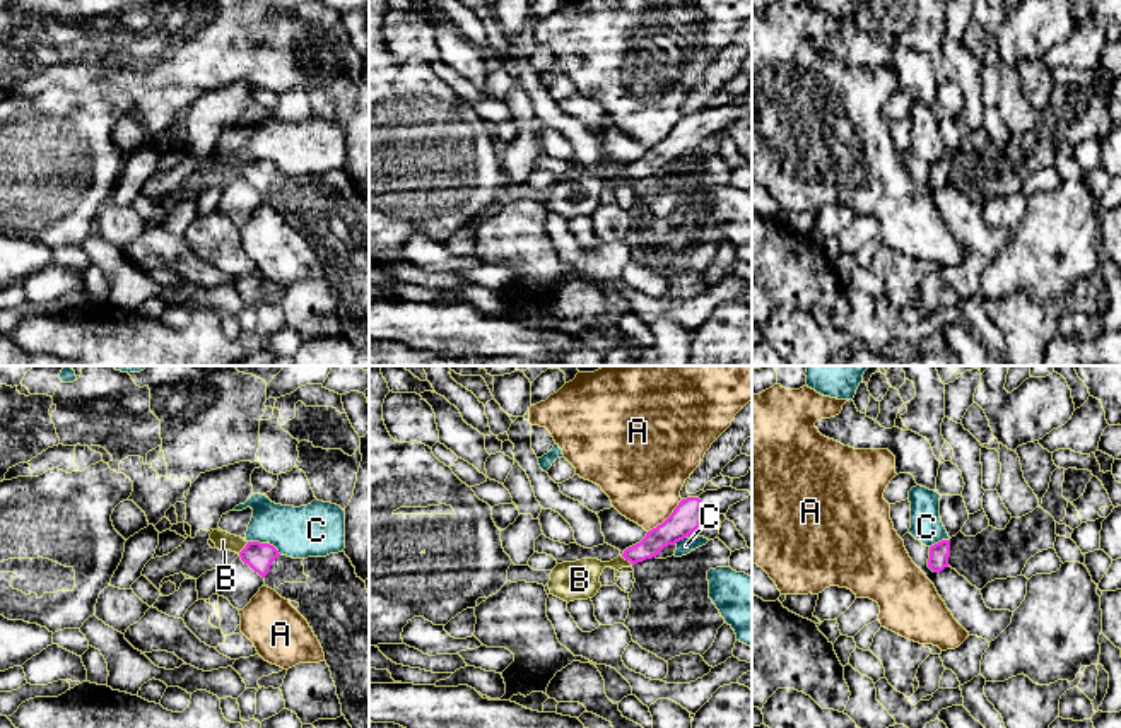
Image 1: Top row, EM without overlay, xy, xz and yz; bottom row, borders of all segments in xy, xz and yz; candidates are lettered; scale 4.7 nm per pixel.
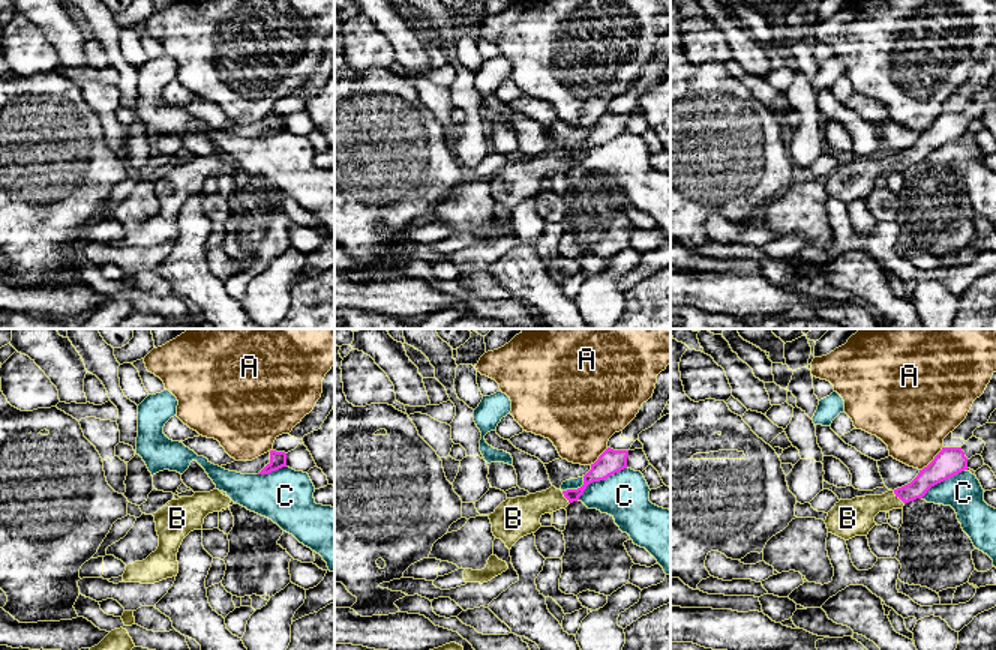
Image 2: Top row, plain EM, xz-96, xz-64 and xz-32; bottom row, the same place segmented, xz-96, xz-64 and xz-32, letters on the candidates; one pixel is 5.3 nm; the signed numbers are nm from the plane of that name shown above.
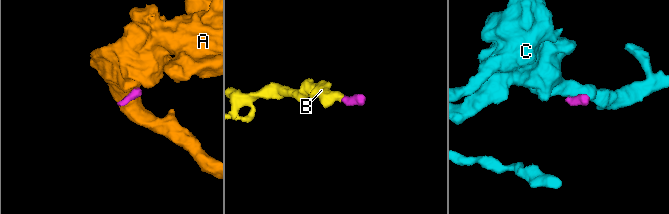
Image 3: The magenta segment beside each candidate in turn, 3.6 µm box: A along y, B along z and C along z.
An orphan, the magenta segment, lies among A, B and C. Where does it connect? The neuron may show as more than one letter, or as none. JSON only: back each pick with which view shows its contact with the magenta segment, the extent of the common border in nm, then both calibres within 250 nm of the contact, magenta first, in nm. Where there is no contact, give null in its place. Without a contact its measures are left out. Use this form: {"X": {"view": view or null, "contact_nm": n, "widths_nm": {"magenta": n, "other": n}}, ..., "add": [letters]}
{"B": {"view": "xy", "contact_nm": 80, "widths_nm": {"magenta": 130, "other": 90}}, "add": ["B"]}

